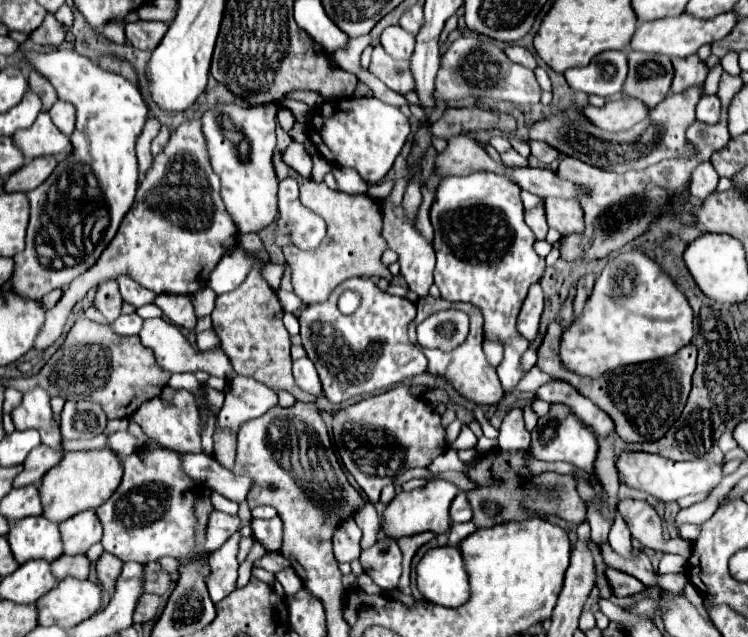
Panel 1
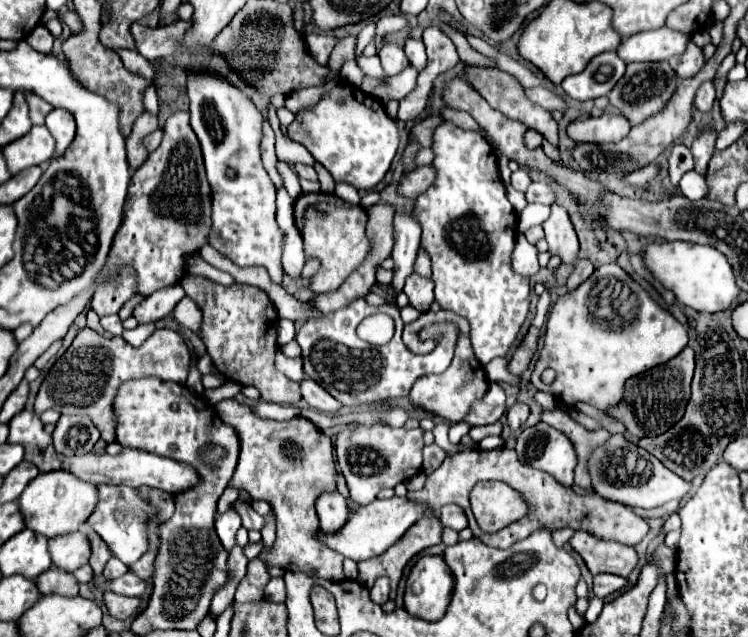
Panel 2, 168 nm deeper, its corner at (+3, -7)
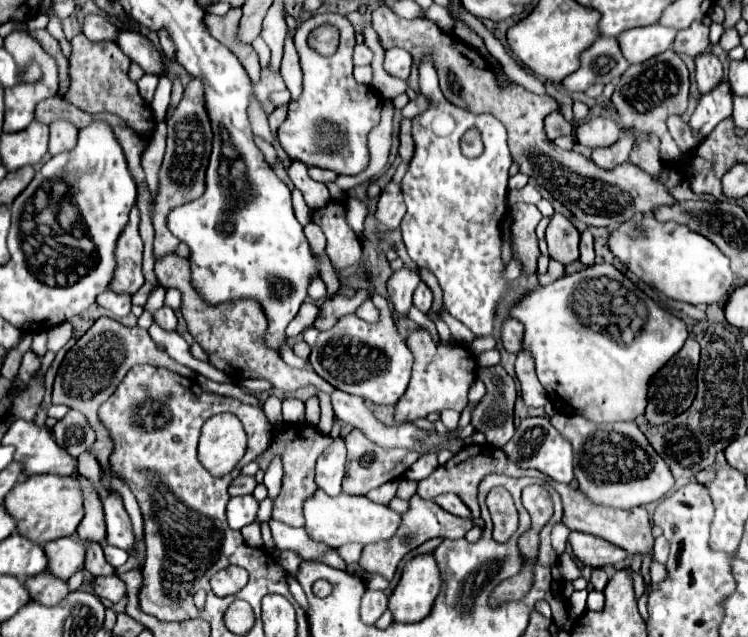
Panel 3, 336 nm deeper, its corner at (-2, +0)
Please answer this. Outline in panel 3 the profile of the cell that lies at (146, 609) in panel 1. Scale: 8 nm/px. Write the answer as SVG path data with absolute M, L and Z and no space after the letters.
M105 576L105 578L95 578L93 582L93 590L97 596L117 604L121 598L127 596L127 588L125 588L125 582L121 578L113 578L113 576Z

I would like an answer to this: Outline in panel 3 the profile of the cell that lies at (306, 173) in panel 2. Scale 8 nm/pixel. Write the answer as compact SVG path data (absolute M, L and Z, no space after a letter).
M309 166L309 176L313 178L313 180L317 180L317 182L333 182L335 178L337 178L337 174L335 172L331 172L331 170L321 170L321 168L317 168L317 166Z

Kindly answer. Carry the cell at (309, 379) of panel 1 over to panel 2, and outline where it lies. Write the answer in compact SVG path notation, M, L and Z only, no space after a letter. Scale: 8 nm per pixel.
M304 379L302 385L300 385L300 389L302 389L304 401L306 401L308 405L312 405L314 409L322 411L322 413L338 413L340 407L342 407L340 401L336 401L328 391L324 391L324 389L322 389L318 383L314 383L312 379Z

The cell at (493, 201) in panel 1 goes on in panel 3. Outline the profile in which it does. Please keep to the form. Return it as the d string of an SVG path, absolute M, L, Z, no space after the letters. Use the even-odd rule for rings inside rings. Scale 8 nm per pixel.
M425 54L419 62L419 84L421 92L431 98L431 104L423 114L413 118L415 154L411 158L407 174L403 176L403 192L407 204L407 214L401 222L403 242L407 246L411 260L417 266L429 268L437 276L439 286L443 290L443 304L449 310L449 314L463 322L475 334L475 338L487 338L495 330L493 320L497 306L511 288L511 282L503 276L505 262L501 258L503 248L501 220L509 210L507 180L509 166L513 162L507 148L507 132L505 126L497 122L497 118L493 118L491 114L473 114L465 112L465 108L451 104L439 90L437 70L429 54ZM471 126L477 126L481 130L485 142L485 150L479 158L465 158L461 152L461 136Z

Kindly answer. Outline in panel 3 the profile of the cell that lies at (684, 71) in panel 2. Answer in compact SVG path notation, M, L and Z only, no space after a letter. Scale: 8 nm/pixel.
M701 22L691 24L685 30L677 32L677 38L673 42L673 50L677 54L687 54L691 58L697 58L699 54L703 54L709 48L709 28L703 26Z

